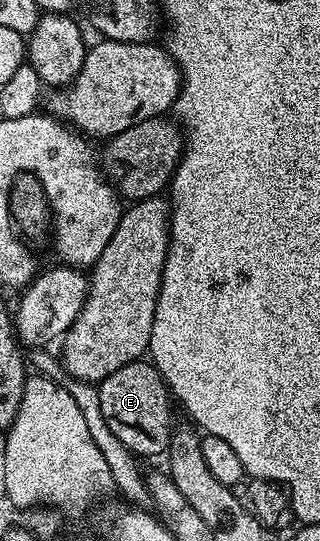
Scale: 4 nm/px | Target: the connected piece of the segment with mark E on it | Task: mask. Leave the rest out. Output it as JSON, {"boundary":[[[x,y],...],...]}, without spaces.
{"boundary":[[[140,359],[113,371],[104,381],[98,382],[97,388],[100,393],[101,410],[105,415],[105,422],[108,423],[110,431],[113,431],[117,439],[128,448],[131,453],[139,459],[144,457],[155,457],[166,454],[167,448],[171,446],[171,435],[173,424],[171,425],[171,405],[173,398],[167,384],[163,382],[163,377],[154,367],[150,360]]]}

